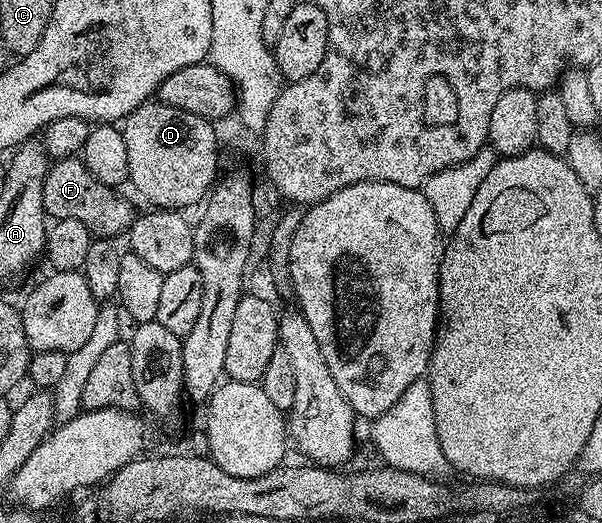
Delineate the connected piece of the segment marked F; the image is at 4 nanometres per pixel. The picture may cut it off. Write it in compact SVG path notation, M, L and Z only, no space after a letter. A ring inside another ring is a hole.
M79 156L60 158L48 165L47 175L43 178L43 209L55 220L68 218L81 221L99 240L115 240L118 234L119 237L126 235L137 217L137 210L119 192L94 178Z

